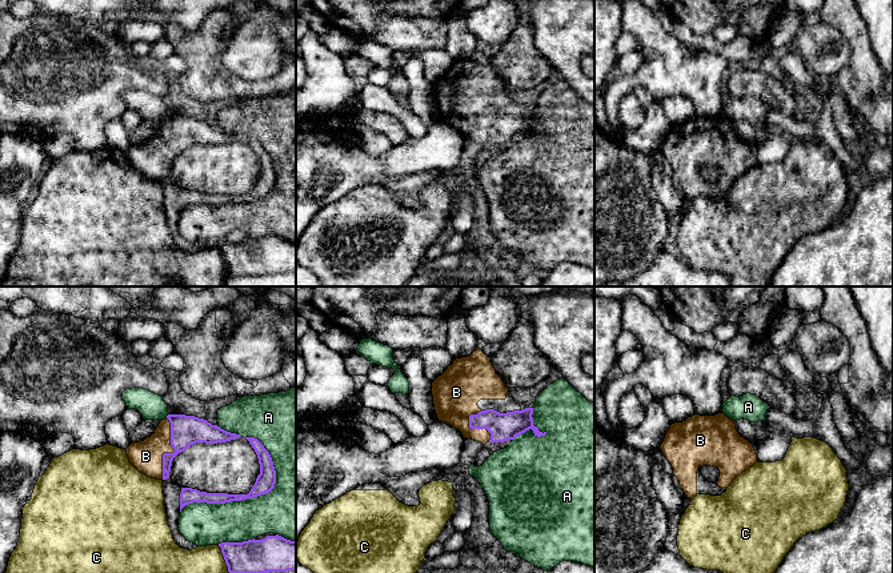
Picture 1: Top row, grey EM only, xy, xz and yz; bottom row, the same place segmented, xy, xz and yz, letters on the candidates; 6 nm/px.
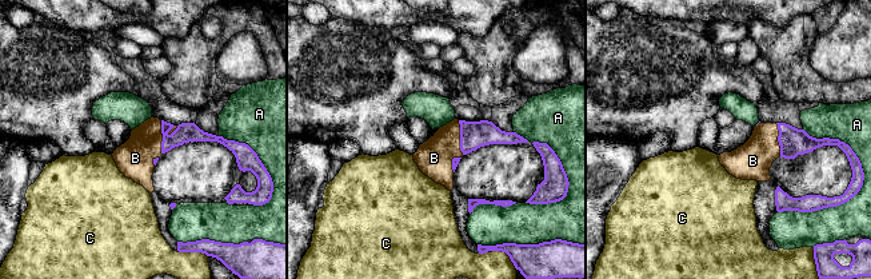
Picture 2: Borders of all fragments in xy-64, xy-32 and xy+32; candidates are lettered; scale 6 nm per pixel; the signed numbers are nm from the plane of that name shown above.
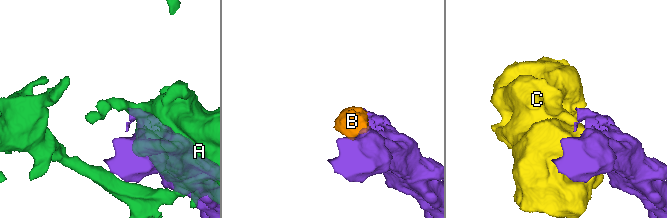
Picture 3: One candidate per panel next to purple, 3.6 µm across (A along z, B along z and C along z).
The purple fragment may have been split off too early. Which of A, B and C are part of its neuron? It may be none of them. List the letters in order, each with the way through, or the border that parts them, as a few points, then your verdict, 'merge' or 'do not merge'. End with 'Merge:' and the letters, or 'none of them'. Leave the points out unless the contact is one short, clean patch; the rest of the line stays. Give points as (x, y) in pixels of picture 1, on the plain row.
A: do not merge
B: merge
C: do not merge
Merge: B

